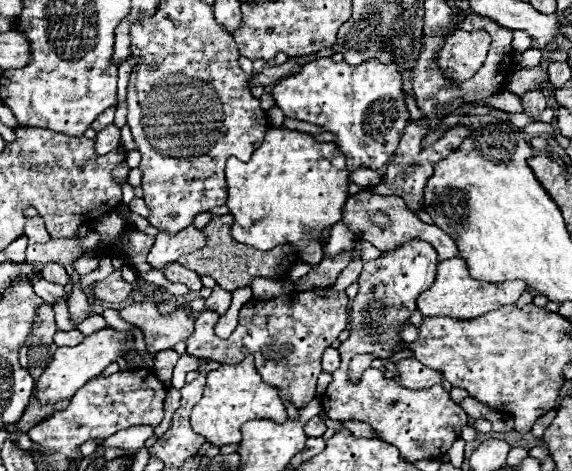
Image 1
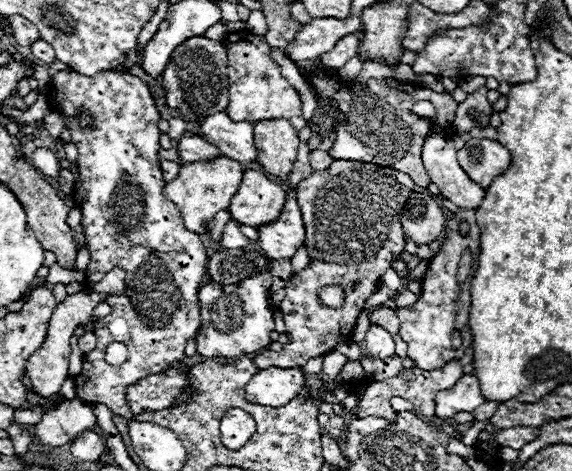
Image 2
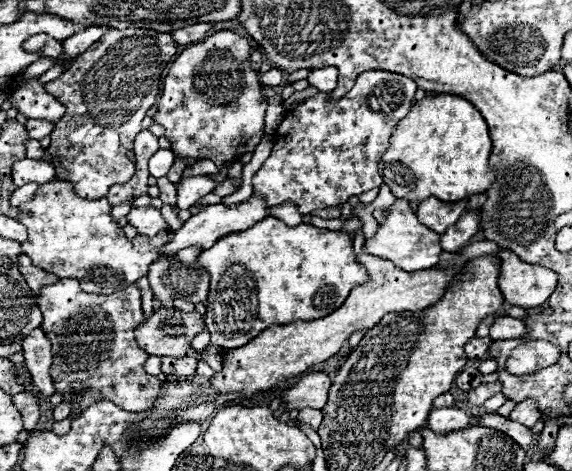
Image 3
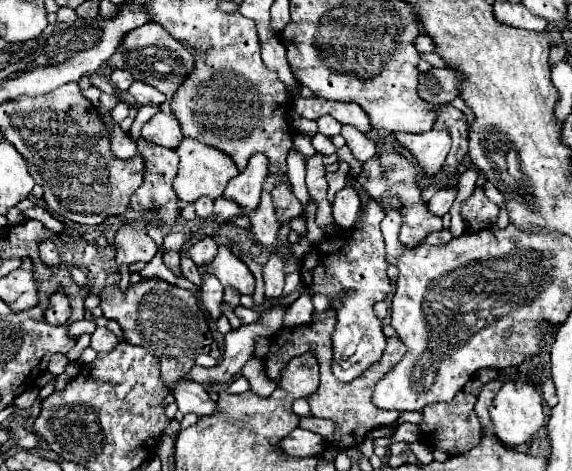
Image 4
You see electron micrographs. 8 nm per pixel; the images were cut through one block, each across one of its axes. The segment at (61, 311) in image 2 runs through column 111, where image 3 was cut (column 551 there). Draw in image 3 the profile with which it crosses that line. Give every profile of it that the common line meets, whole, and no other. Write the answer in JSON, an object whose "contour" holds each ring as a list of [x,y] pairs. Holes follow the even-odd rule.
{"contour":[[[498,252],[502,260],[498,286],[510,306],[540,308],[556,290],[556,274],[538,264],[522,262],[514,252]]]}

